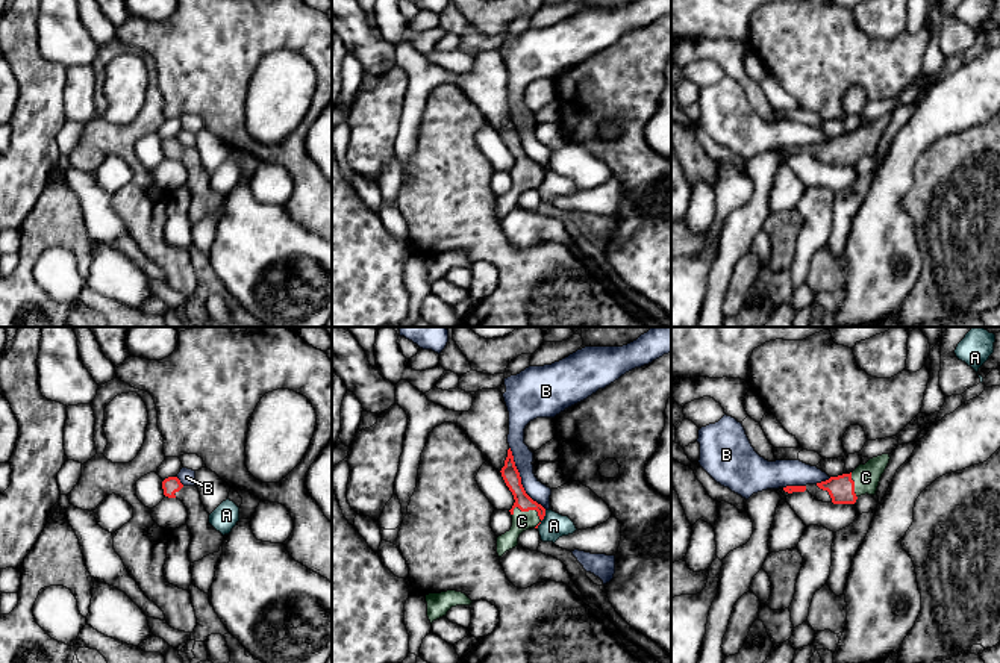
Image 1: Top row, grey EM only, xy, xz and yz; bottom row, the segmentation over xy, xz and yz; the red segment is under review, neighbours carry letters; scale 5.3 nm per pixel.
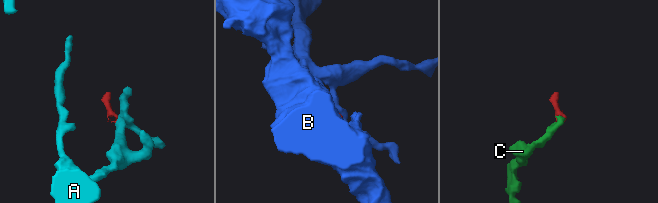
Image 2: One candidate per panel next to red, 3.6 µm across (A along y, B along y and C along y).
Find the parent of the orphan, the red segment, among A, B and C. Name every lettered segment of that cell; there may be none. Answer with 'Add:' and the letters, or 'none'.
Add: C

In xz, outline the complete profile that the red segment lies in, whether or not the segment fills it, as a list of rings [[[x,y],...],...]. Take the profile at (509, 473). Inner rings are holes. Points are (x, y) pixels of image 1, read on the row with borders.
[[[511,448],[500,472],[515,503],[509,510],[512,515],[511,530],[497,537],[498,557],[518,545],[518,537],[523,531],[538,528],[545,516],[545,509],[526,493]]]

